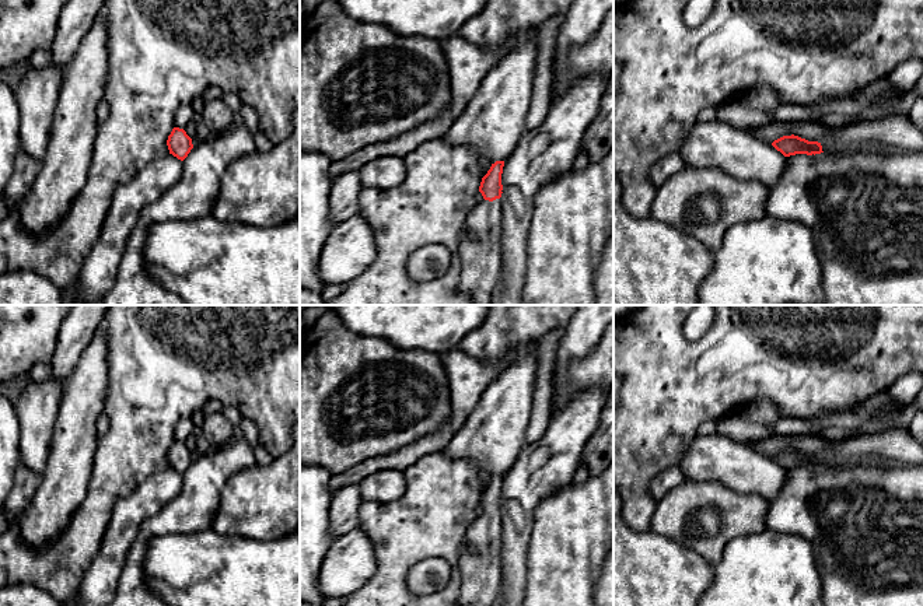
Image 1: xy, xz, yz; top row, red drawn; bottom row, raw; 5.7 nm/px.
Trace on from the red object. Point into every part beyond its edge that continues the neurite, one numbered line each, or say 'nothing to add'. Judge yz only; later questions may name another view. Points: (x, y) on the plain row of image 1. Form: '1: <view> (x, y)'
1: yz (873, 461)

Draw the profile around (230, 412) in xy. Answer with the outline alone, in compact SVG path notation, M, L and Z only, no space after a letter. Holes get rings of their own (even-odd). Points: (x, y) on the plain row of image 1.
M224 406L221 413L230 420L235 430L240 428L240 424L244 417L235 406Z

